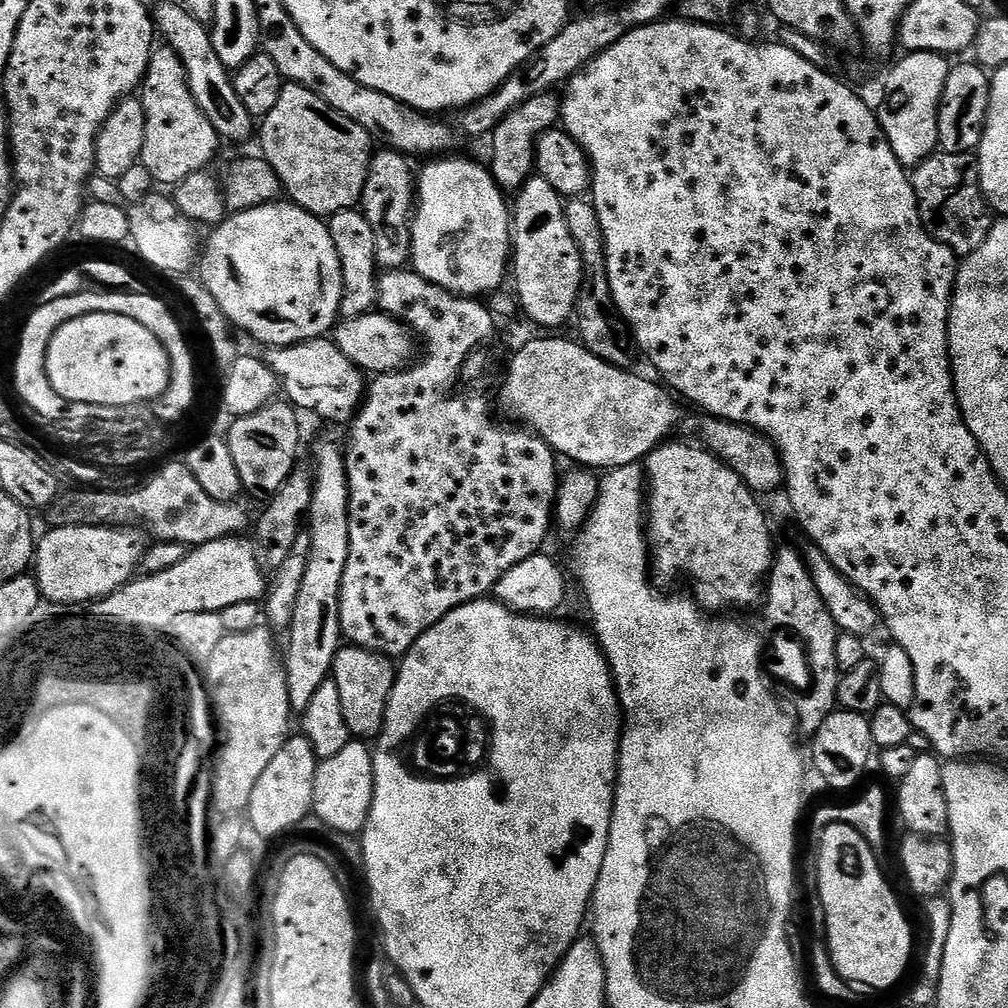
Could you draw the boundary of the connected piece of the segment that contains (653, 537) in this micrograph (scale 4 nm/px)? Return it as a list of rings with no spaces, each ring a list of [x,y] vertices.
[[[665,442],[659,448],[654,449],[652,453],[642,461],[642,467],[646,477],[646,539],[650,549],[650,568],[653,573],[656,572],[666,579],[672,580],[681,572],[684,576],[696,580],[696,593],[694,599],[701,609],[708,614],[724,614],[727,608],[744,608],[747,604],[752,604],[756,600],[756,595],[761,595],[762,581],[769,575],[772,562],[774,559],[774,547],[772,548],[772,532],[768,529],[768,520],[764,517],[764,512],[760,509],[757,493],[751,492],[746,486],[746,482],[742,482],[742,478],[738,478],[738,474],[734,474],[734,470],[730,470],[730,466],[726,466],[719,460],[716,455],[709,452],[707,447],[700,446],[695,448],[692,444],[672,444],[673,442]]]

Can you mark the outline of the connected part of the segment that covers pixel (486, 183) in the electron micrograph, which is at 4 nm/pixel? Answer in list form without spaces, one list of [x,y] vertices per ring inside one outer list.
[[[436,158],[424,169],[419,169],[418,179],[416,181],[416,207],[412,218],[412,259],[411,267],[422,278],[426,278],[434,286],[445,288],[447,292],[453,292],[455,296],[466,296],[469,298],[484,298],[487,292],[496,292],[504,284],[504,276],[510,272],[510,257],[514,251],[512,246],[512,222],[510,215],[510,204],[506,199],[505,193],[496,184],[496,179],[492,177],[491,171],[480,164],[475,164],[472,160],[448,160],[452,158]]]

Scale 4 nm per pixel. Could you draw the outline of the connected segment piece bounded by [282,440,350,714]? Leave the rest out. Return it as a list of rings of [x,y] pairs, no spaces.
[[[324,440],[316,448],[316,468],[312,482],[312,501],[308,507],[306,517],[306,531],[310,538],[306,572],[303,575],[302,586],[299,587],[297,602],[293,608],[293,620],[286,629],[288,649],[283,649],[282,663],[286,682],[288,683],[288,697],[293,713],[302,714],[310,704],[310,698],[318,691],[322,682],[330,679],[332,663],[337,652],[342,647],[342,633],[340,631],[340,591],[342,578],[346,574],[346,562],[350,558],[350,522],[348,521],[348,461],[345,453],[336,444]]]

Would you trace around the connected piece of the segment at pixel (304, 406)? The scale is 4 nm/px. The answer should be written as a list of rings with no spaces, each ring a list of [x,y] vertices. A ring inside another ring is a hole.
[[[321,338],[293,344],[290,348],[267,349],[268,369],[276,375],[276,383],[286,395],[287,403],[301,413],[313,412],[332,424],[344,424],[356,419],[360,405],[364,402],[366,376],[360,367],[337,346],[335,339]],[[304,411],[304,412],[303,412]]]

